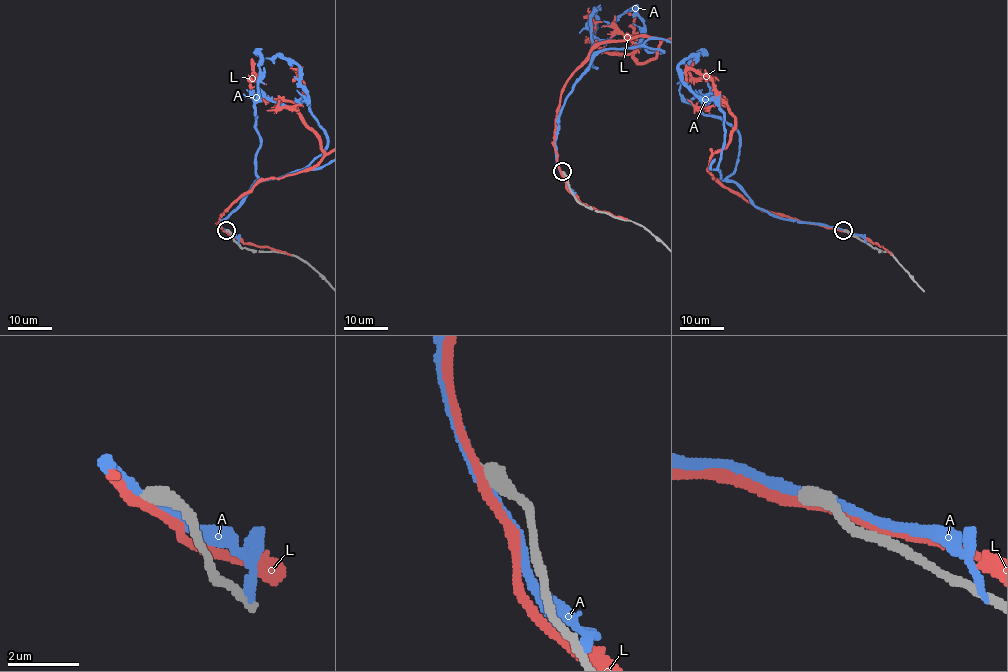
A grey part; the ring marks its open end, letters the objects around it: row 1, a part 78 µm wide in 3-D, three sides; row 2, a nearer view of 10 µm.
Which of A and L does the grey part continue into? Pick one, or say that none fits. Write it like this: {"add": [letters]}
{"add": []}

